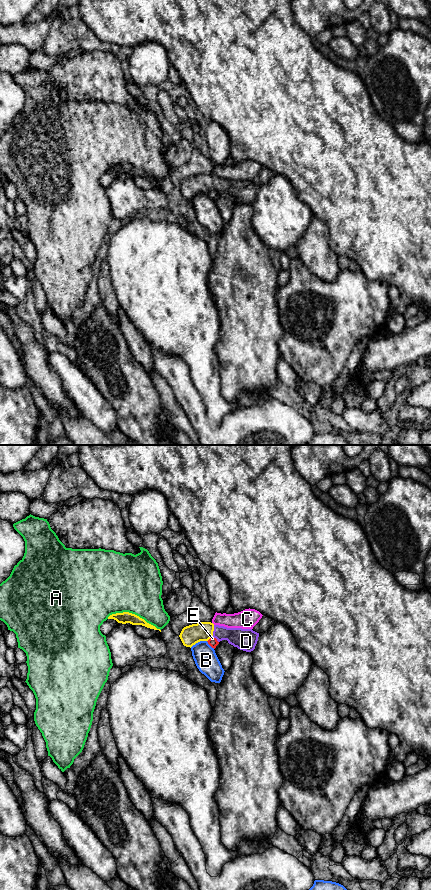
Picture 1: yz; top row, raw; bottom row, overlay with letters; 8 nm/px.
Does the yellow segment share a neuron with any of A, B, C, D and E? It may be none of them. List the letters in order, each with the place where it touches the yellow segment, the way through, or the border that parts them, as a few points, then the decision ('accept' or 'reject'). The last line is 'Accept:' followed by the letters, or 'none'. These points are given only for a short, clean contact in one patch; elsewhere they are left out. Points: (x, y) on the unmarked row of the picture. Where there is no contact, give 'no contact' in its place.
A: meets yellow in yz at (134, 166); reject
B: meets yellow in yz at (198, 193); border along yz (206, 192), (200, 192), (190, 199); reject
C: no contact; reject
D: meets yellow in yz at (213, 182); runs through yz (190, 187), (205, 182), (213, 182), (241, 190); accept
E: meets yellow in yz at (209, 190); border along yz (212, 188), (207, 193); reject
Accept: D

